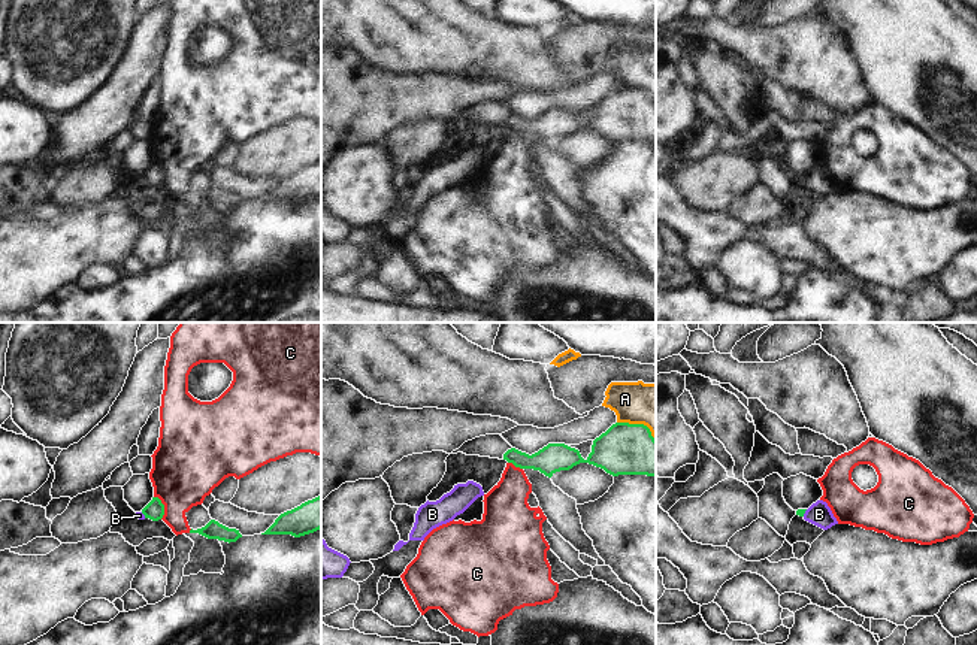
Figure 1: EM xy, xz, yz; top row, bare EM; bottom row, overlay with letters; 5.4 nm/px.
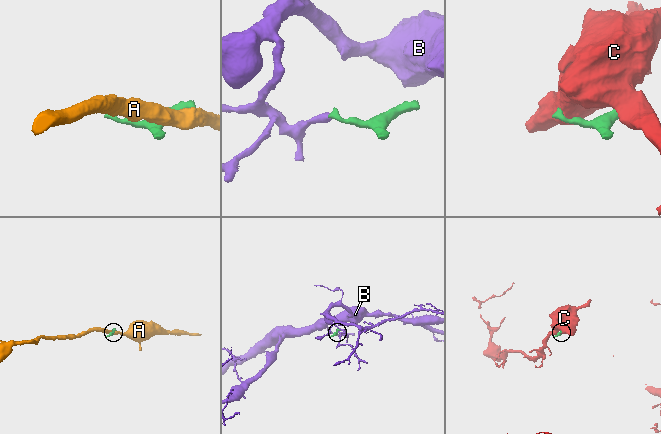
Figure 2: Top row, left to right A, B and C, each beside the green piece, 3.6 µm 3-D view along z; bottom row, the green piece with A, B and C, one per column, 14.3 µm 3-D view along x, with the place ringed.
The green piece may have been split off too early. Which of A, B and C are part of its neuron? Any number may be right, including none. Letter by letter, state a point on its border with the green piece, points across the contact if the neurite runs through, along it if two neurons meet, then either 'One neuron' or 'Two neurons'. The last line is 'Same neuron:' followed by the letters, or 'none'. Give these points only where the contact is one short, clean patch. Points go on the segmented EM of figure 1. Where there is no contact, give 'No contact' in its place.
A: Touches green at xz (640, 424). Two neurons
B: Touches green at yz (804, 512). Boundary: yz (807, 509), (802, 515). Two neurons
C: Touches green at xy (163, 506). Two neurons
Same neuron: none.

